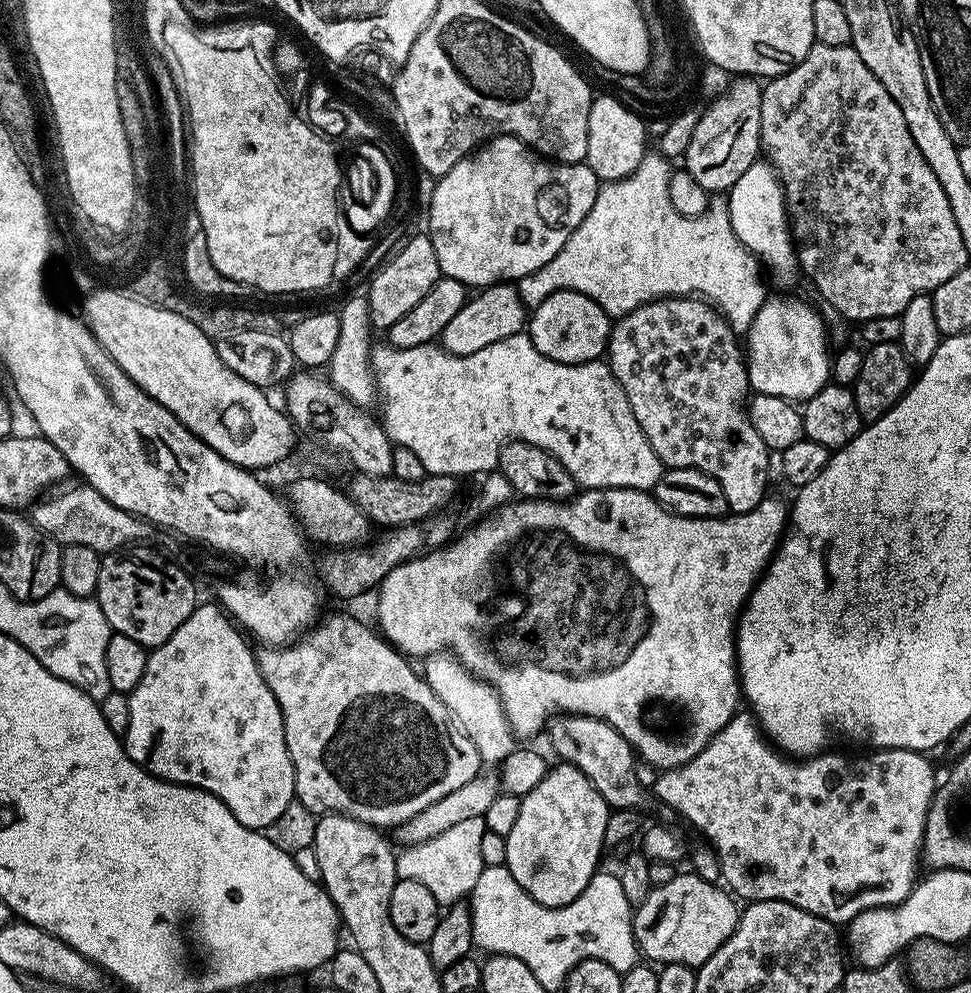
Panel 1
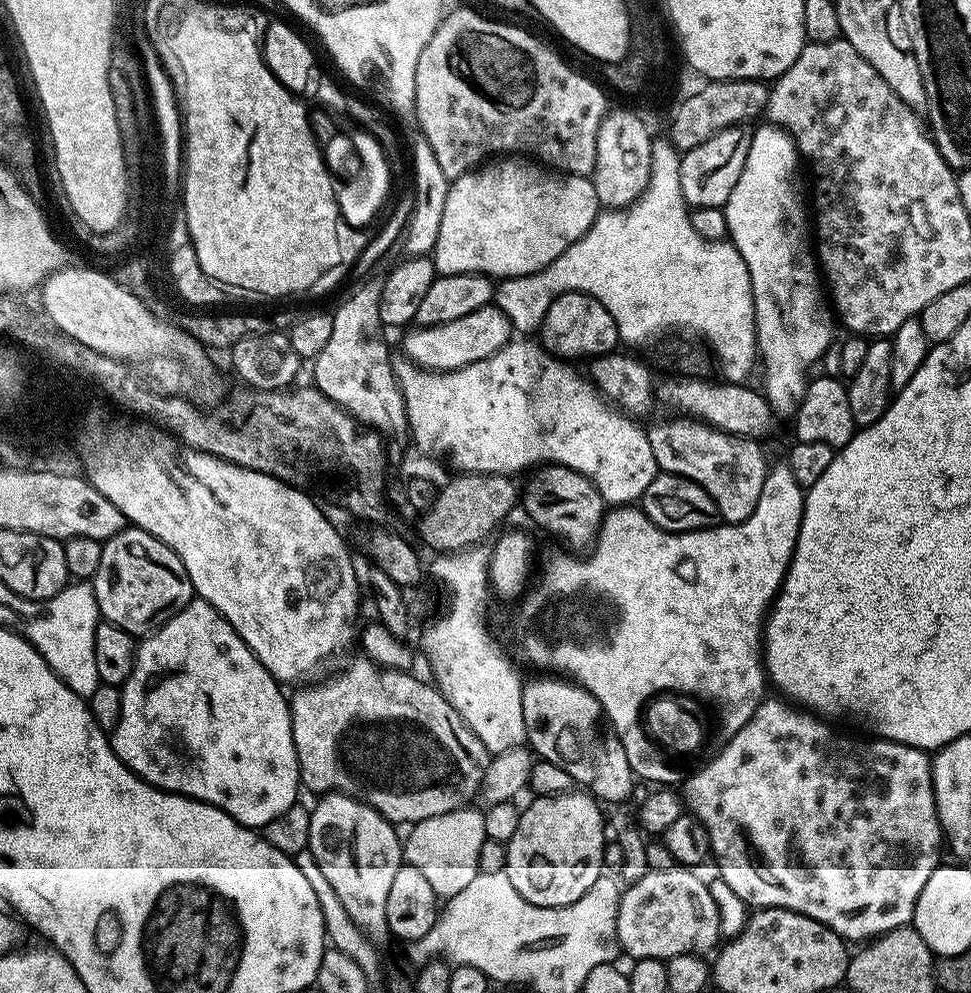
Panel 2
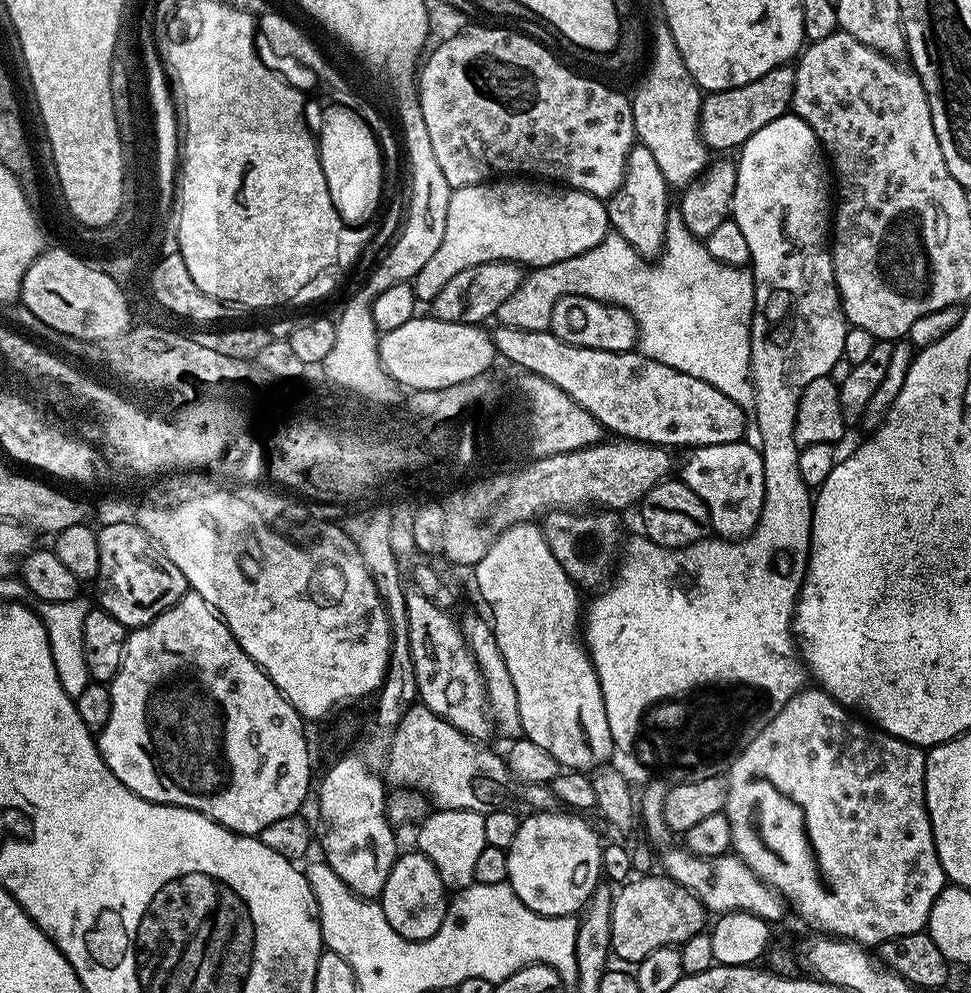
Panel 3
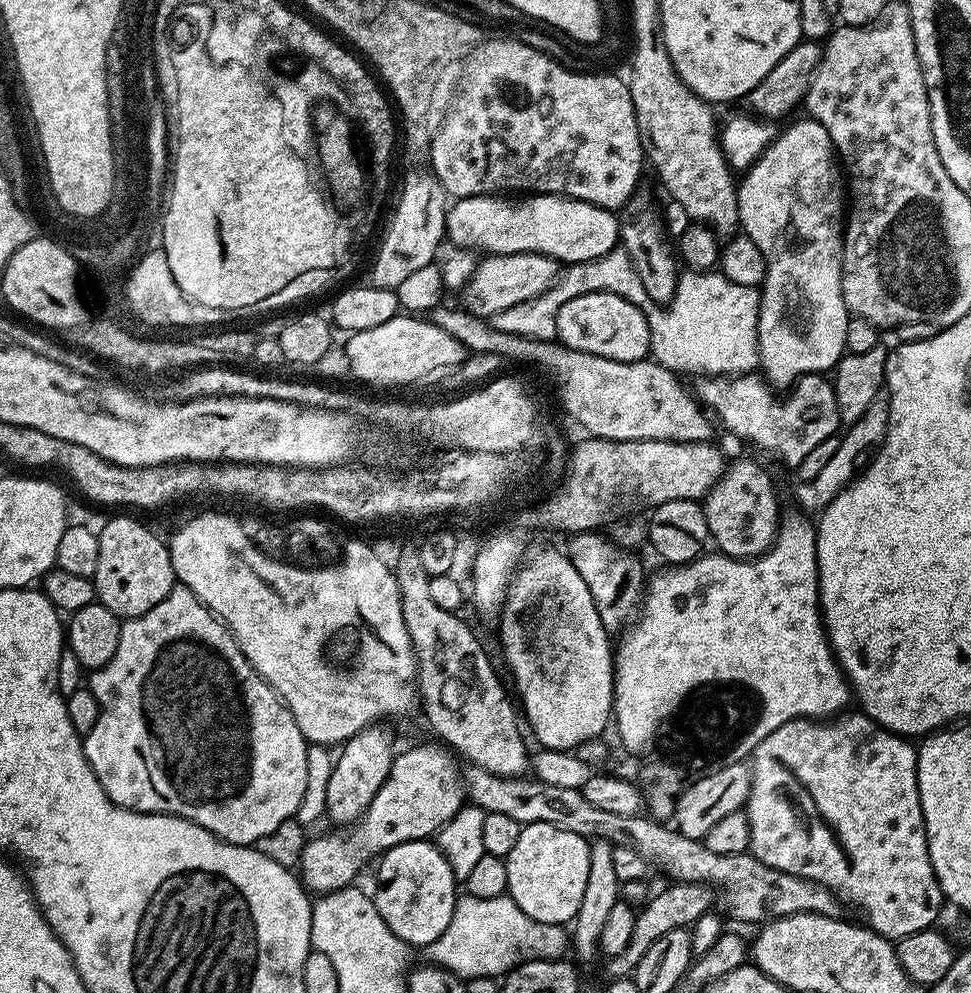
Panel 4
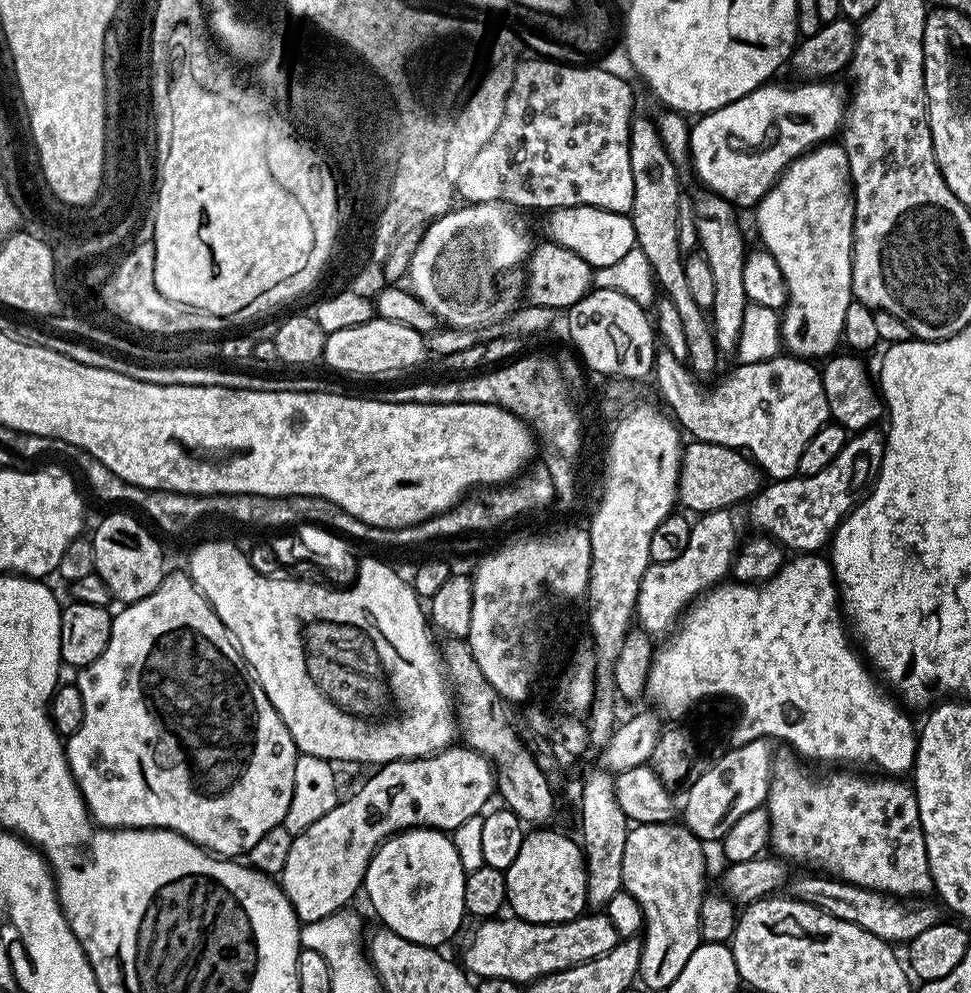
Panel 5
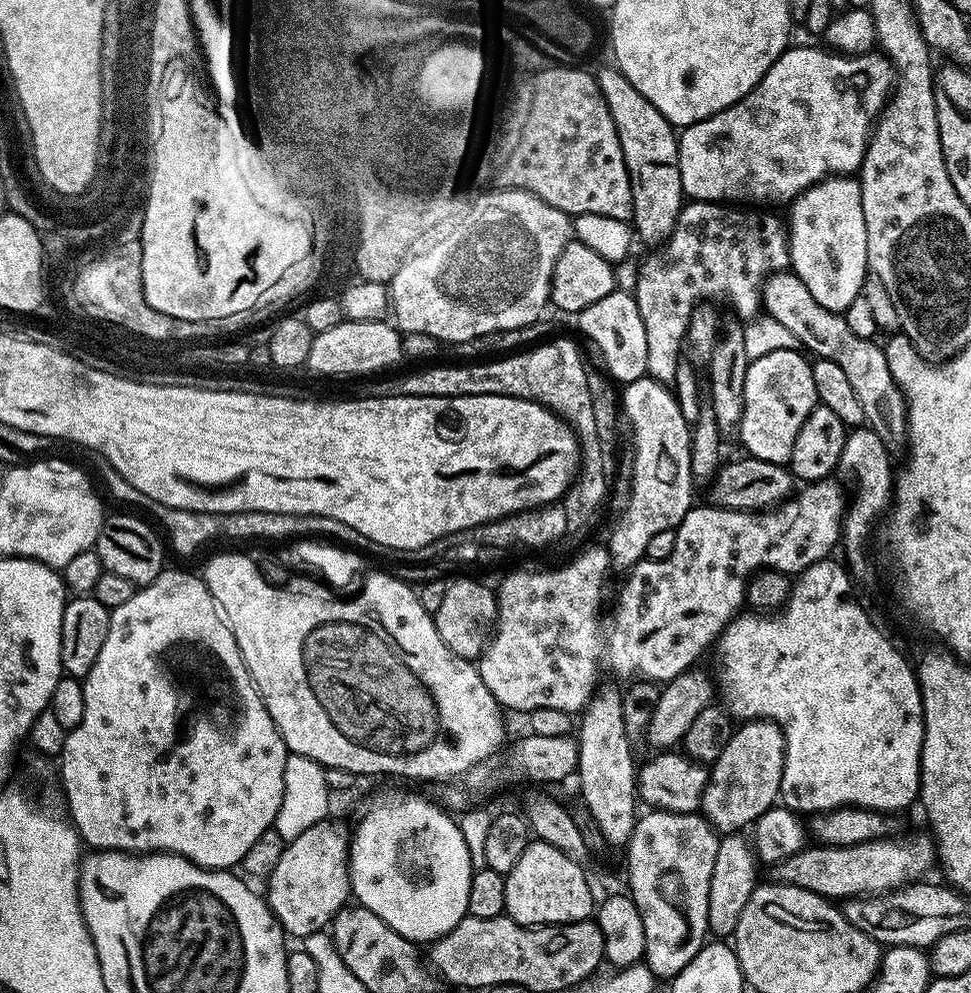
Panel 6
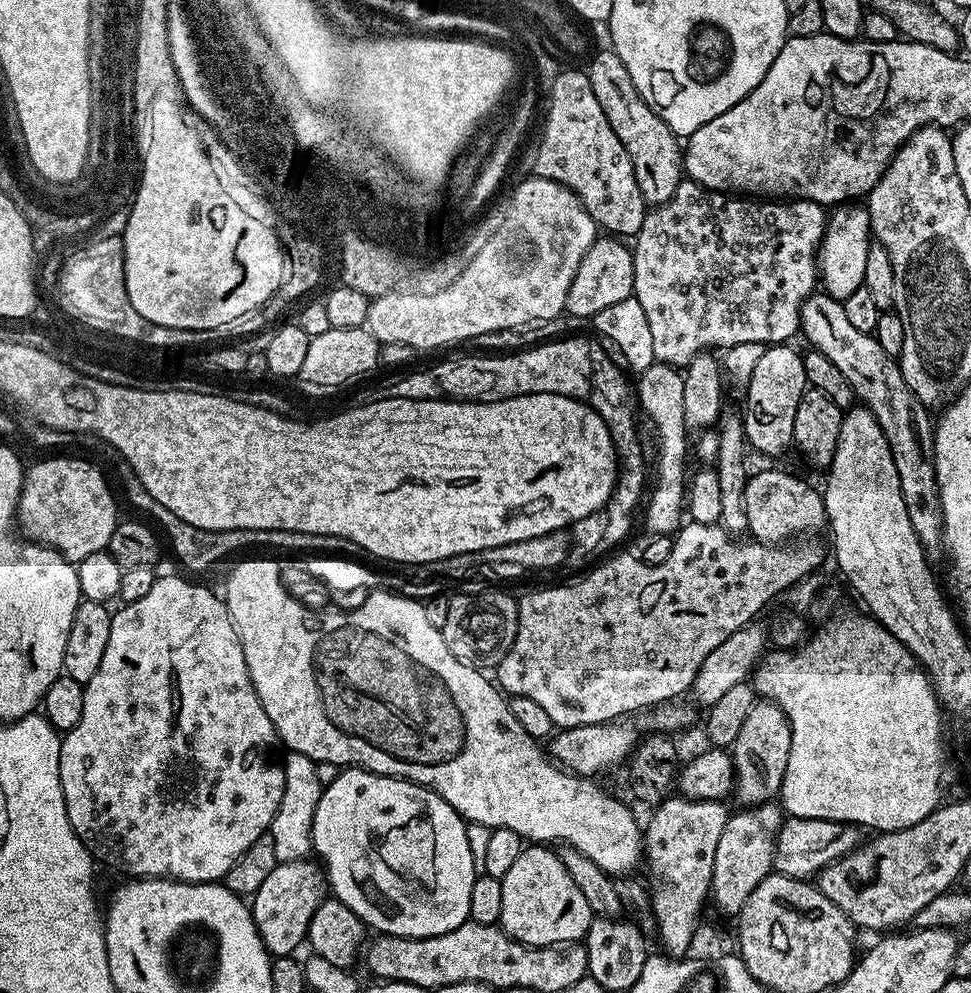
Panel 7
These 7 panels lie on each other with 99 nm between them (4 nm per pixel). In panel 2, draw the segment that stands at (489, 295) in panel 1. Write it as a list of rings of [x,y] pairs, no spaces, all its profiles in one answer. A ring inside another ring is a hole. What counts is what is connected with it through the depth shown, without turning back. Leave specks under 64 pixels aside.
[[[495,303],[487,304],[482,310],[474,310],[474,314],[466,314],[455,322],[429,328],[416,326],[412,330],[404,340],[403,355],[416,367],[430,372],[449,372],[455,368],[470,366],[470,362],[490,358],[490,354],[502,350],[502,346],[506,346],[514,336],[510,318],[506,318],[506,314],[502,314]]]

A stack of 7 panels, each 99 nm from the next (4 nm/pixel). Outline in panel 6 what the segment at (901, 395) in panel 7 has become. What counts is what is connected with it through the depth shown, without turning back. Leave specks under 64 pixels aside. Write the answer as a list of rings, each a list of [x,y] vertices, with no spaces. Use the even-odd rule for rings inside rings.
[[[791,270],[768,277],[764,283],[762,308],[767,315],[782,322],[782,326],[786,326],[786,330],[790,330],[790,334],[794,334],[813,357],[838,362],[838,366],[842,366],[850,386],[854,386],[854,394],[858,394],[858,402],[862,402],[864,424],[882,438],[889,453],[903,453],[908,443],[908,405],[904,402],[902,390],[894,382],[894,374],[890,374],[890,366],[886,366],[883,347],[879,343],[876,345],[875,339],[858,338],[858,334],[846,326],[841,313],[826,310],[826,306],[814,302],[814,294],[806,290],[804,283]]]

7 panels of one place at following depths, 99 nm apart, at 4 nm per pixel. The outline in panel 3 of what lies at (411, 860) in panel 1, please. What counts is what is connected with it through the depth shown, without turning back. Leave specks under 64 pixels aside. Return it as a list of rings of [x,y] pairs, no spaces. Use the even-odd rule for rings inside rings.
[[[439,809],[419,823],[417,849],[430,858],[447,889],[460,891],[475,883],[475,863],[486,846],[485,815],[476,811]]]

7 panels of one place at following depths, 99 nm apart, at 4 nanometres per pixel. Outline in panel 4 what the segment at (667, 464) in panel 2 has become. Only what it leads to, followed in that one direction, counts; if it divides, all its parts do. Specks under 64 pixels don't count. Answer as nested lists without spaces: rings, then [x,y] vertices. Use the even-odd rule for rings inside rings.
[[[736,460],[725,467],[719,482],[704,497],[702,507],[711,543],[725,556],[747,560],[772,547],[780,531],[782,507],[776,501],[772,480],[756,460]]]

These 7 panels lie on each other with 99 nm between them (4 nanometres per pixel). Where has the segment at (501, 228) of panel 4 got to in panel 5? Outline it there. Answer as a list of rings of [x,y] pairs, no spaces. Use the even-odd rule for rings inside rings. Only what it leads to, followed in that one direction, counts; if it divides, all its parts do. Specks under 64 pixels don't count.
[[[570,206],[553,208],[547,216],[547,239],[558,246],[566,246],[566,250],[574,250],[574,254],[578,254],[578,258],[582,258],[594,270],[614,266],[614,262],[619,262],[636,247],[631,215],[623,212],[611,212],[594,206]]]

